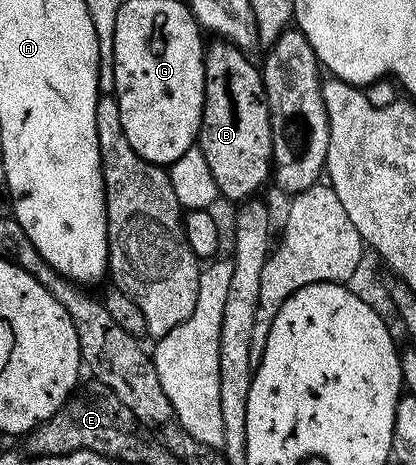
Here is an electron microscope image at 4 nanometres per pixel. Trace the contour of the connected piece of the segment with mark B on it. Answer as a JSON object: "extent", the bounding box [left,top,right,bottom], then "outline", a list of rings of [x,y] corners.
{"extent":[198,40,272,204],"outline":[[[212,40],[207,43],[204,51],[204,111],[202,112],[202,120],[200,121],[200,133],[198,135],[198,145],[202,156],[206,158],[206,165],[210,168],[210,176],[214,176],[214,184],[218,191],[219,197],[229,198],[232,204],[239,204],[253,196],[259,195],[260,189],[264,185],[269,185],[270,175],[272,172],[272,125],[270,124],[270,116],[268,115],[268,101],[264,99],[264,76],[259,65],[256,66],[248,59],[249,55],[240,47],[235,46],[232,42],[223,40]]]}

